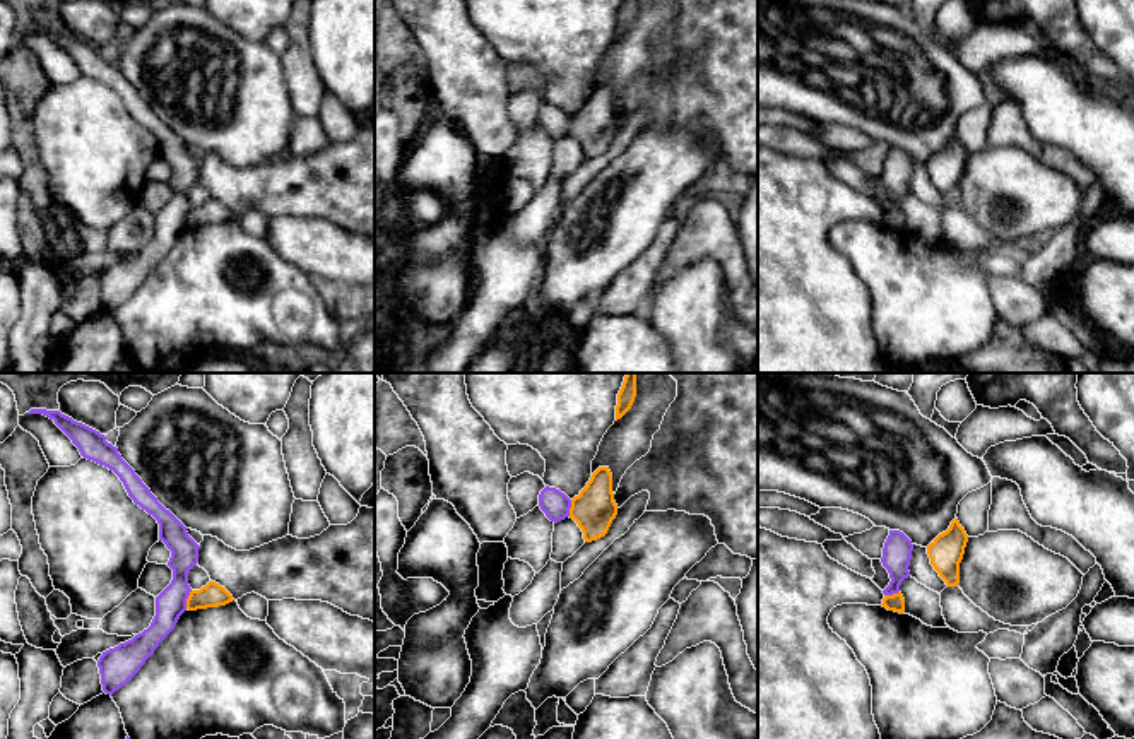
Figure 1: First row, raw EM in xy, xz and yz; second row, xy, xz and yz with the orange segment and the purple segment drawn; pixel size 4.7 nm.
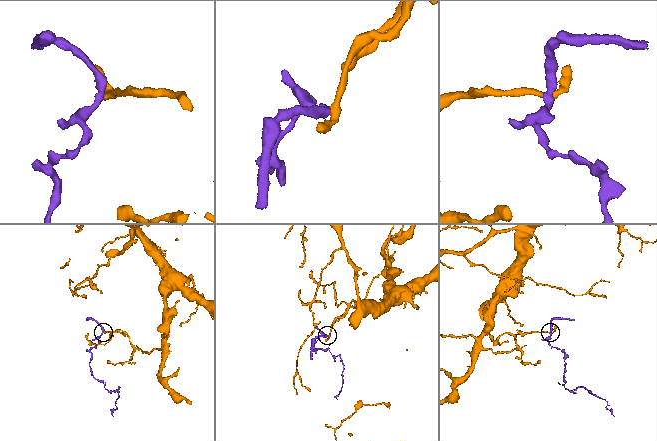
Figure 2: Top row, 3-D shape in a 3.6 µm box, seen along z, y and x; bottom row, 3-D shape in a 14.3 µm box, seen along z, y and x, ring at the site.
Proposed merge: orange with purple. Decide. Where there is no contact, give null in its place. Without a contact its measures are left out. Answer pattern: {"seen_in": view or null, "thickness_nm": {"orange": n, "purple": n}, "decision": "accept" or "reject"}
{"seen_in": "xy", "thickness_nm": {"orange": 110, "purple": 140}, "decision": "reject"}

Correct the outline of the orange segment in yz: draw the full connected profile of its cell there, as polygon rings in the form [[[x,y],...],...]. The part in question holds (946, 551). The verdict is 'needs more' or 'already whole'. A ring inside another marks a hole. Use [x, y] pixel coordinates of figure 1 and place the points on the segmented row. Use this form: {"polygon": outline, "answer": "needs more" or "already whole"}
{"polygon": [[[954,518],[949,529],[939,534],[927,546],[930,565],[948,587],[958,587],[960,583],[960,563],[963,559],[966,542],[968,535],[958,518]]], "answer": "already whole"}

